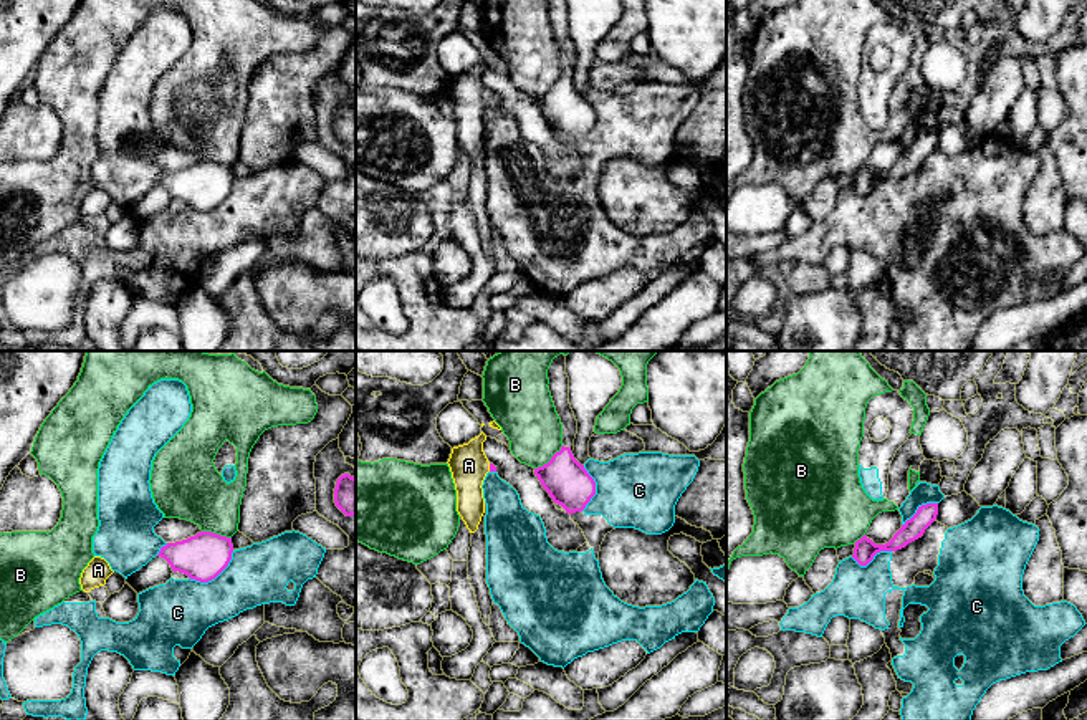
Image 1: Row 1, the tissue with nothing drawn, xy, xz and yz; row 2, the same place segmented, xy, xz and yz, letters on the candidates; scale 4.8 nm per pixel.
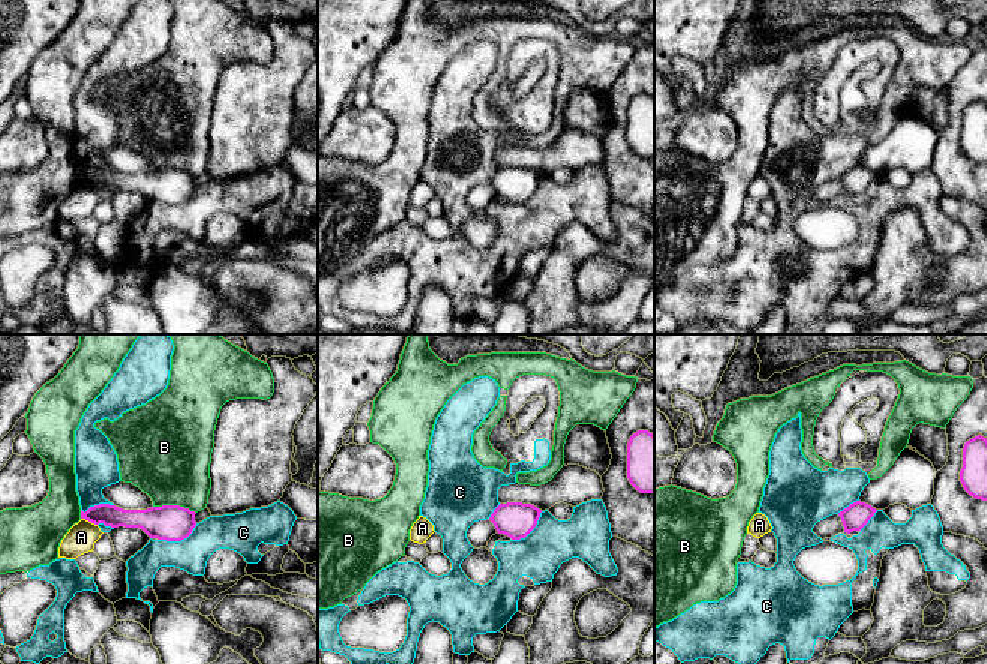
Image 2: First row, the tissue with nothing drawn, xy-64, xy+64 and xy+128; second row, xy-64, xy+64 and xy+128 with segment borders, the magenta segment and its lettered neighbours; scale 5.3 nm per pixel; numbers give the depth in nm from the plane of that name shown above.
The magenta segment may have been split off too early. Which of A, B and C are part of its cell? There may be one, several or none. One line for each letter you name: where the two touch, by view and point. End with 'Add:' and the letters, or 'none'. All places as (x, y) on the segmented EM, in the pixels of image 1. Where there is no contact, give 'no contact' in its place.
Add: none

